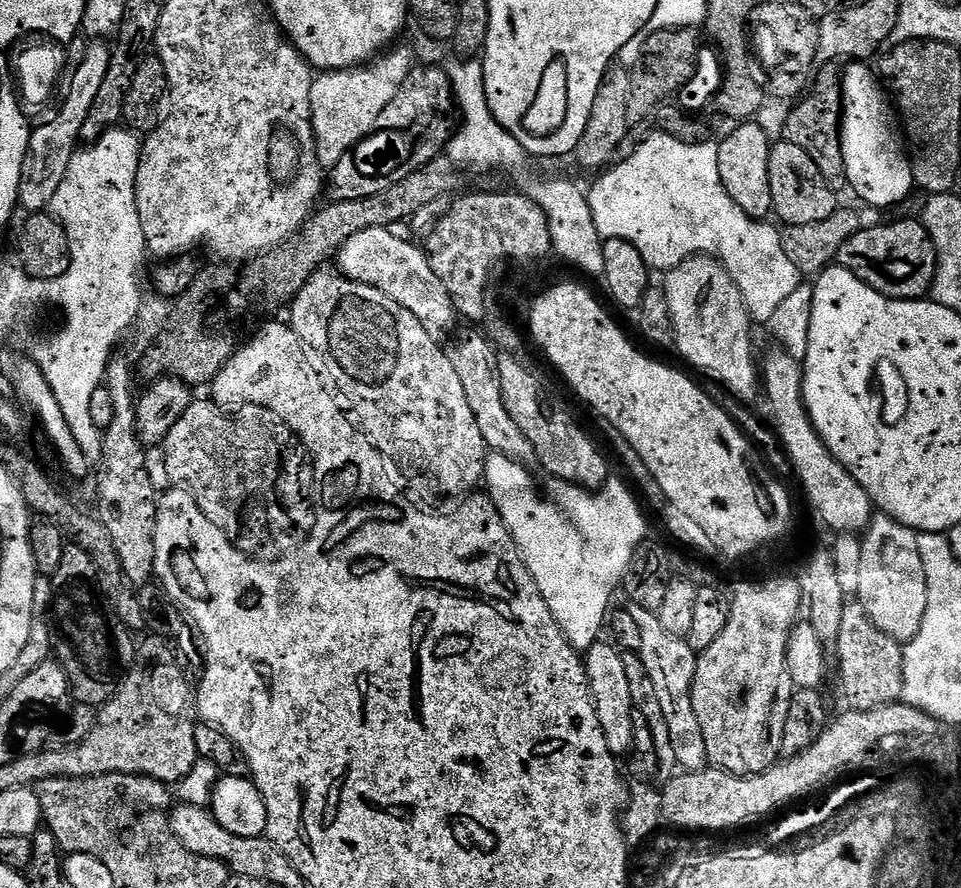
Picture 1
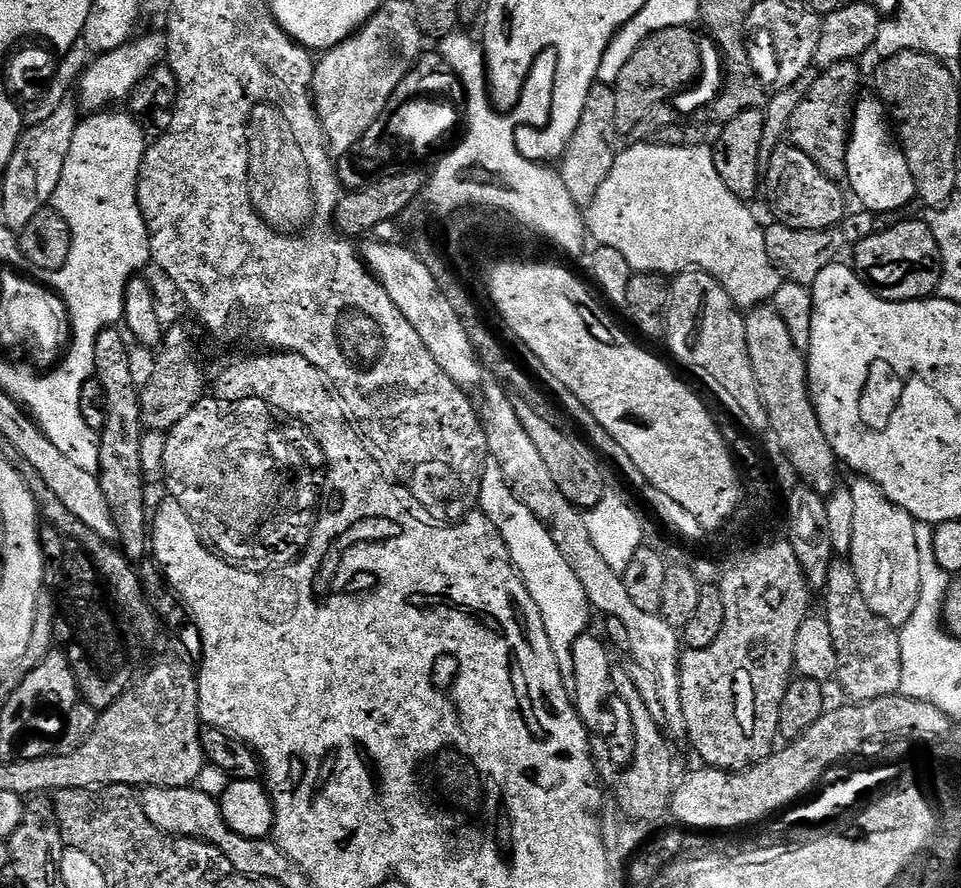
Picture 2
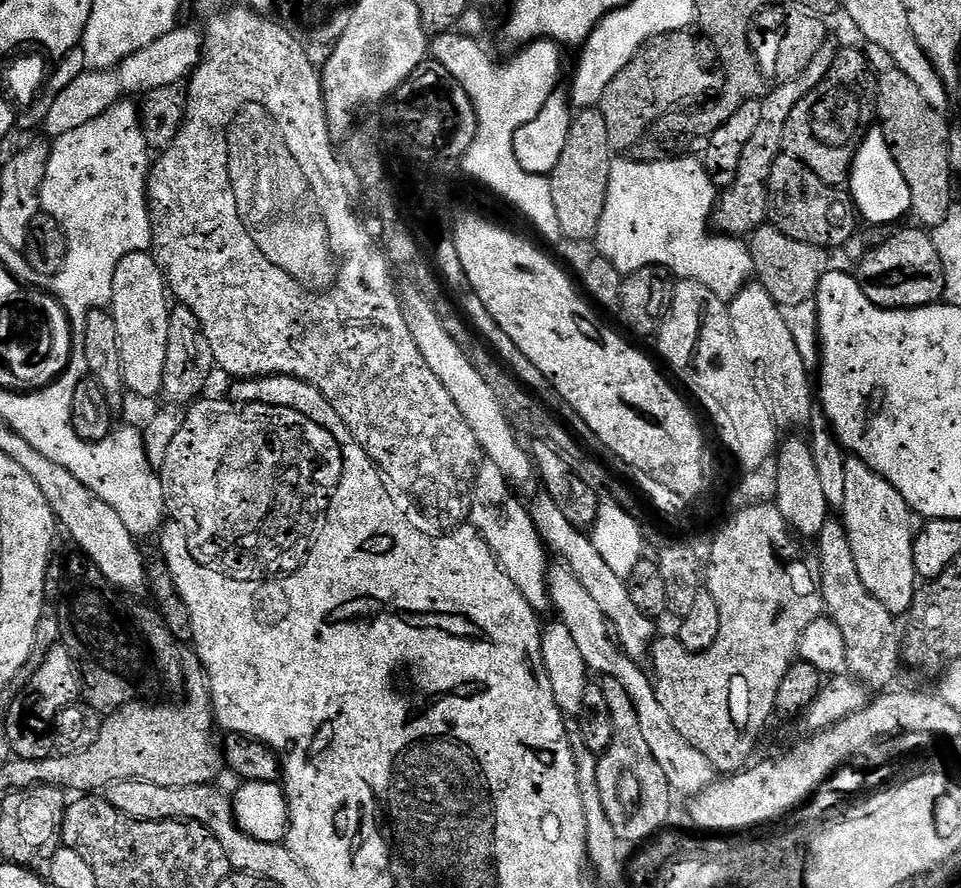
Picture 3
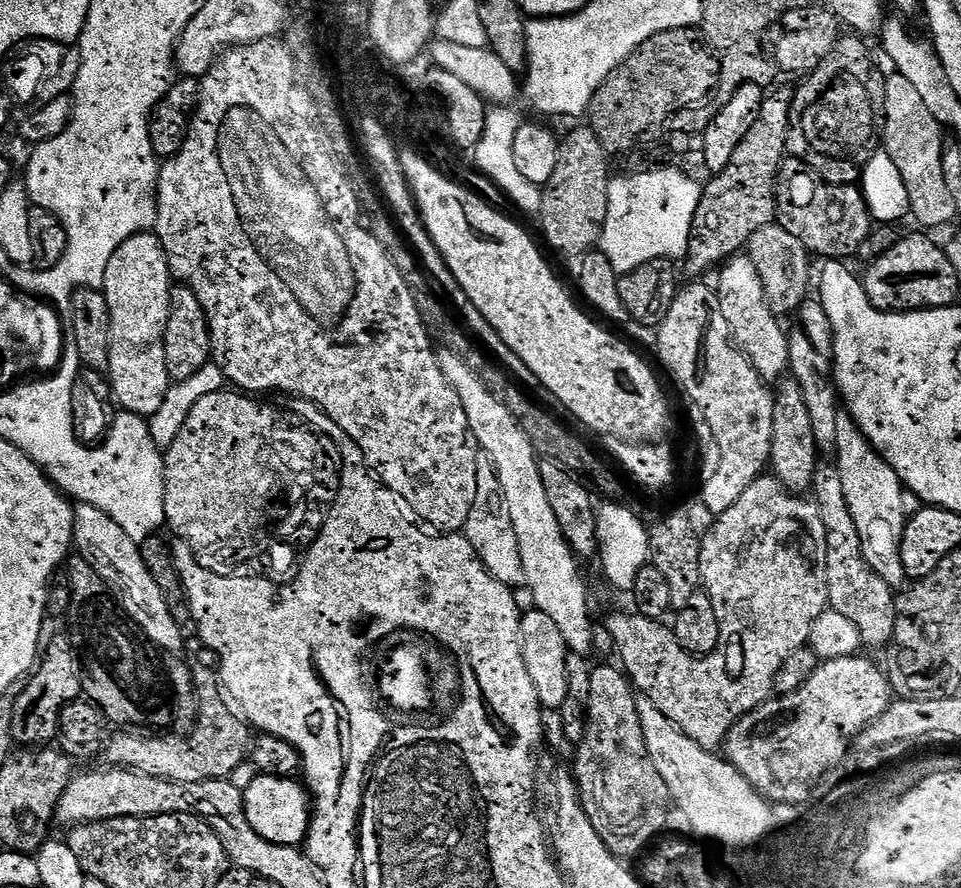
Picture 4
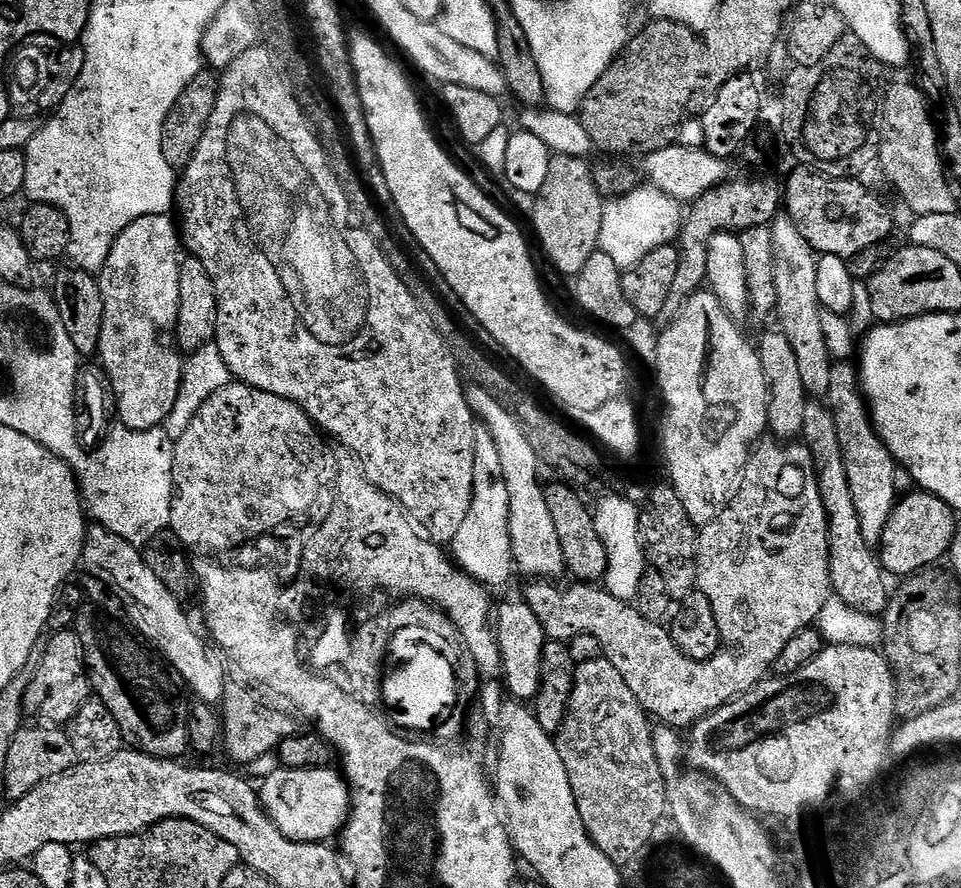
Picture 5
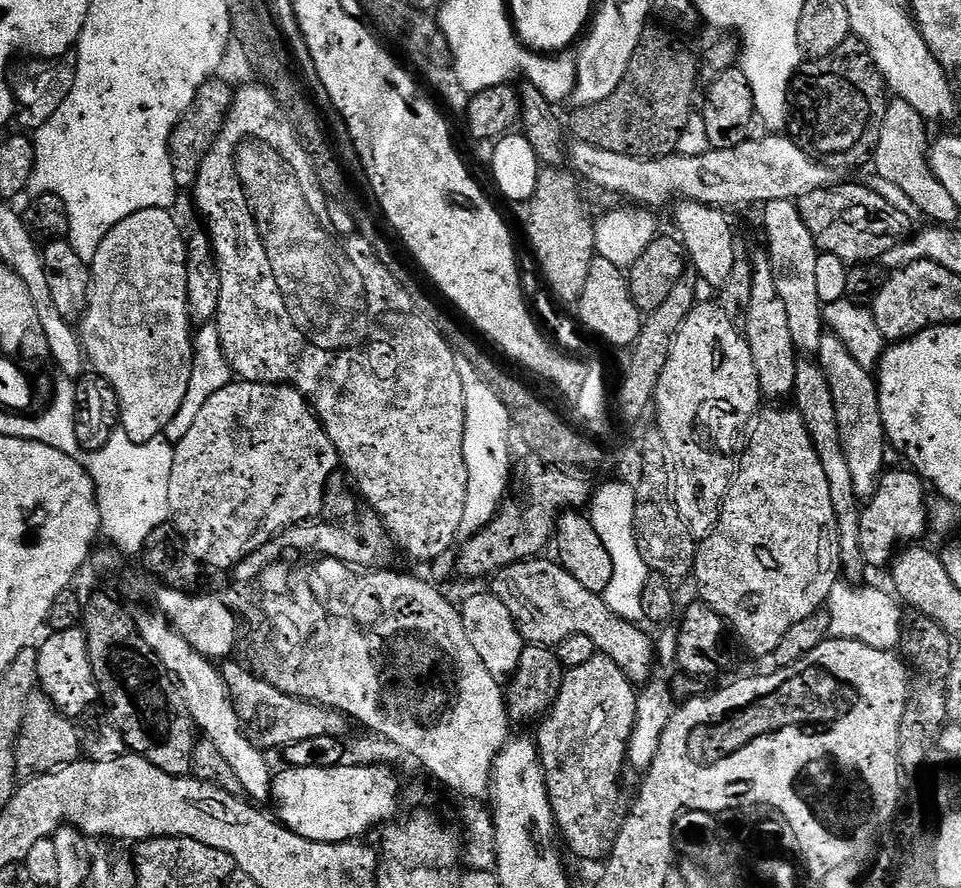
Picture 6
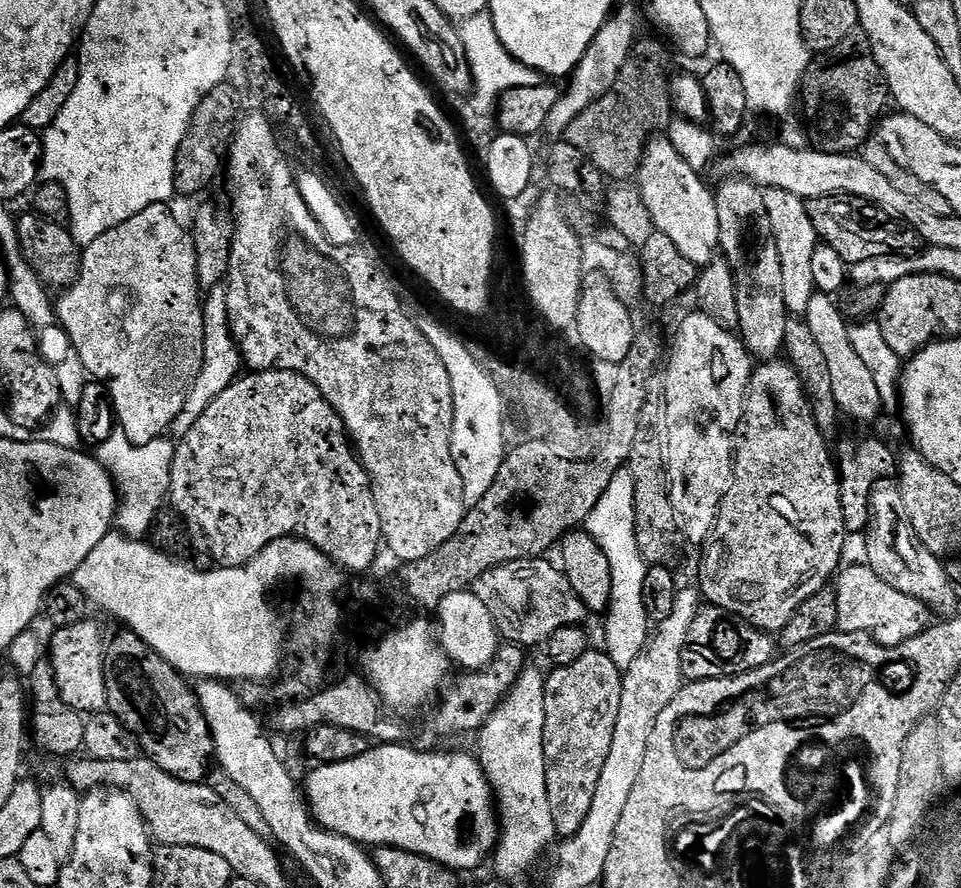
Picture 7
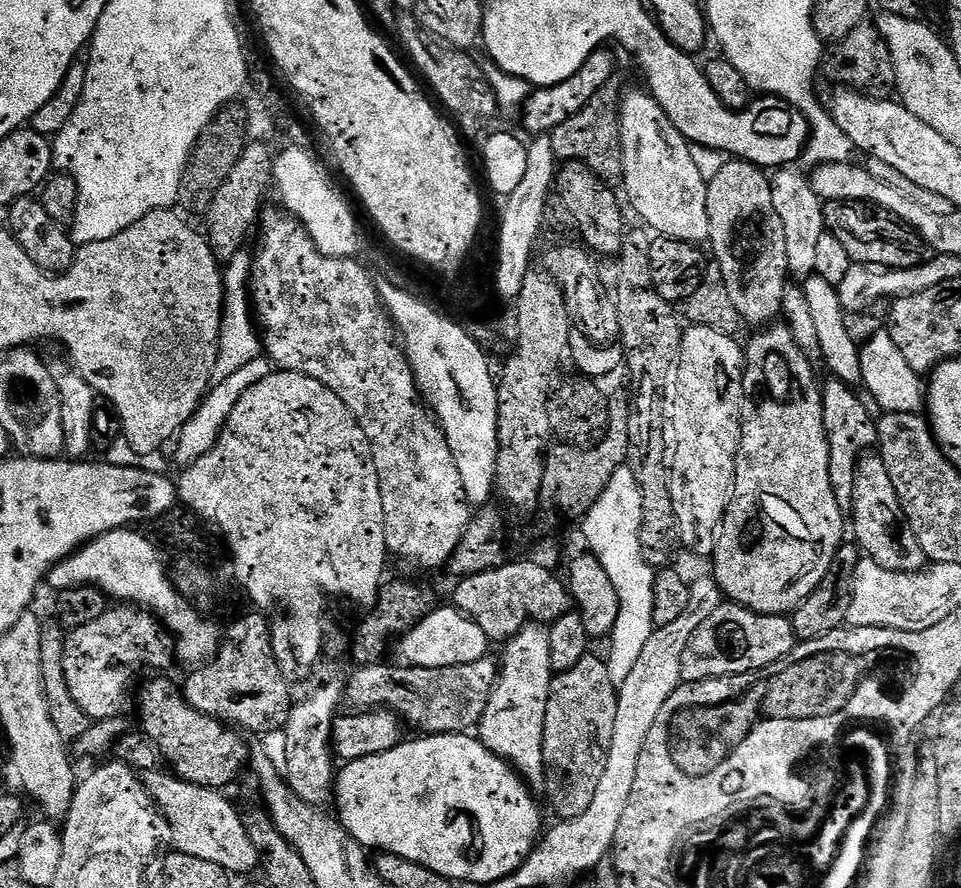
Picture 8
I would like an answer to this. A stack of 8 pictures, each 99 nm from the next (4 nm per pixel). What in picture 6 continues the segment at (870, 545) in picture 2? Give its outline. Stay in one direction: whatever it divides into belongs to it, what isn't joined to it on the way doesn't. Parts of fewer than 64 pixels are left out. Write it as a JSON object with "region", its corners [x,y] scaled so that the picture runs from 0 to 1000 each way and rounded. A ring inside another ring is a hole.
{"region":[[[865,376],[856,378],[848,402],[860,421],[860,430],[864,430],[864,445],[868,448],[868,463],[872,466],[872,489],[876,489],[876,507],[880,507],[889,552],[892,560],[902,561],[911,556],[922,530],[922,492],[913,425],[904,416],[893,412],[884,394],[880,394],[880,390],[876,390],[876,385]]]}

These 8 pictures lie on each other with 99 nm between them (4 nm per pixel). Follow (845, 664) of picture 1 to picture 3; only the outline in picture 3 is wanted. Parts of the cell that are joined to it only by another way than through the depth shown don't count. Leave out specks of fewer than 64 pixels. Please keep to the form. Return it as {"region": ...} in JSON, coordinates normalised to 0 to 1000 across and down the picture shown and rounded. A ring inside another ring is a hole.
{"region":[[[864,583],[860,588],[851,611],[853,664],[857,669],[861,693],[880,718],[881,756],[904,776],[923,776],[927,771],[924,769],[935,759],[937,750],[939,751],[939,707],[932,704],[935,703],[933,695],[922,687],[922,682],[918,682],[918,678],[914,678],[914,673],[909,673],[905,664],[901,664],[897,650],[893,646],[893,633],[889,633],[889,619],[884,619],[882,602],[873,584]]]}

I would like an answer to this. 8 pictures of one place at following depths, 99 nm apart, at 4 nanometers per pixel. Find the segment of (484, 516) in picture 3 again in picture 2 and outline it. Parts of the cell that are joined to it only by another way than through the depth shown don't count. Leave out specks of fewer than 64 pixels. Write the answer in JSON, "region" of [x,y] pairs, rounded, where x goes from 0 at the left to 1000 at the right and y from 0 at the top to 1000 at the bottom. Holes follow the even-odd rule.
{"region":[[[509,517],[504,521],[502,547],[499,548],[498,575],[505,583],[514,588],[520,598],[522,610],[527,610],[527,619],[531,619],[533,636],[545,653],[552,673],[556,673],[556,682],[566,697],[568,718],[572,718],[572,732],[576,732],[576,741],[581,745],[581,755],[588,768],[597,764],[597,723],[613,711],[612,697],[618,694],[617,686],[612,678],[612,670],[601,655],[601,646],[593,642],[589,628],[576,615],[576,606],[572,606],[570,591],[543,566],[527,543],[518,520]]]}

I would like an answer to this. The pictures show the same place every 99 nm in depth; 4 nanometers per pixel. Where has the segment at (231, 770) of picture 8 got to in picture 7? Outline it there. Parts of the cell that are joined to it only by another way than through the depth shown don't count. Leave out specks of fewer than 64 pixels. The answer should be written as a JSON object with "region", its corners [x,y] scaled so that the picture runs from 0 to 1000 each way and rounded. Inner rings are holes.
{"region":[[[125,709],[121,717],[111,722],[108,731],[108,758],[110,759],[111,801],[117,802],[139,827],[146,837],[146,846],[177,876],[195,883],[212,883],[223,860],[225,841],[219,827],[219,818],[210,804],[201,771],[177,750],[142,712]]]}

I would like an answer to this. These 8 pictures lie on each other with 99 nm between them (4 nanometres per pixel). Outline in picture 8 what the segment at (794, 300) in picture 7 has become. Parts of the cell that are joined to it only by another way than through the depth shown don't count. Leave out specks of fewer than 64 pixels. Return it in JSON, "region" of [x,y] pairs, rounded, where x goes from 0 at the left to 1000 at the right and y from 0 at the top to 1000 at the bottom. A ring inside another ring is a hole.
{"region":[[[826,189],[809,190],[801,200],[802,223],[805,236],[814,249],[817,260],[818,293],[821,307],[828,313],[840,313],[847,309],[851,271],[858,265],[856,226],[847,218],[844,204]]]}

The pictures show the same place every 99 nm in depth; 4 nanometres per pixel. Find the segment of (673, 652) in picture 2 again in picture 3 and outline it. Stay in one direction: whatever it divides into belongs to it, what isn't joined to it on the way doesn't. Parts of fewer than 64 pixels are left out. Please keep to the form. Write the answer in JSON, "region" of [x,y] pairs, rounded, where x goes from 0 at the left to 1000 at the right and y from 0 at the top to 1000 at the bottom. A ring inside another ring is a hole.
{"region":[[[563,556],[558,563],[558,572],[553,573],[553,579],[554,587],[558,589],[558,596],[562,598],[563,608],[575,623],[579,620],[583,625],[580,627],[586,634],[591,635],[597,642],[597,649],[601,651],[601,655],[610,660],[614,673],[618,673],[626,691],[633,694],[634,704],[639,708],[639,716],[645,729],[659,741],[673,740],[685,716],[684,699],[680,695],[668,691],[668,687],[660,682],[656,673],[652,652],[639,646],[639,642],[635,642],[631,628],[622,624],[622,615],[618,615],[615,602],[611,598],[599,595],[597,588],[593,588],[593,583],[585,577],[581,565],[576,565],[573,559]]]}

